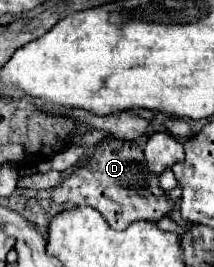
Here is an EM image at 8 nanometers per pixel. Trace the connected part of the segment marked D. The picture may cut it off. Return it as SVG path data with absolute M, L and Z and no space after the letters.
M104 141L100 143L90 157L86 157L86 165L82 169L72 171L58 187L52 191L52 199L56 203L70 203L70 205L88 205L102 213L106 223L122 231L130 223L140 219L156 221L172 211L172 205L166 201L166 193L158 187L158 177L150 175L144 167L142 149L130 141Z

